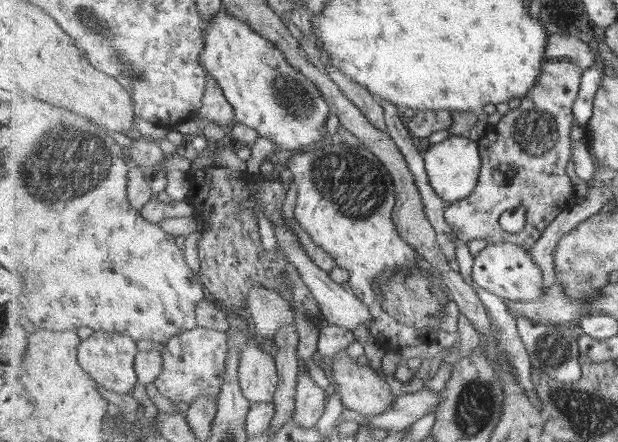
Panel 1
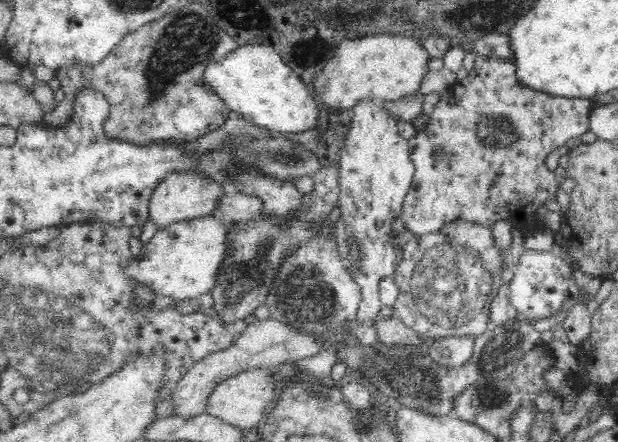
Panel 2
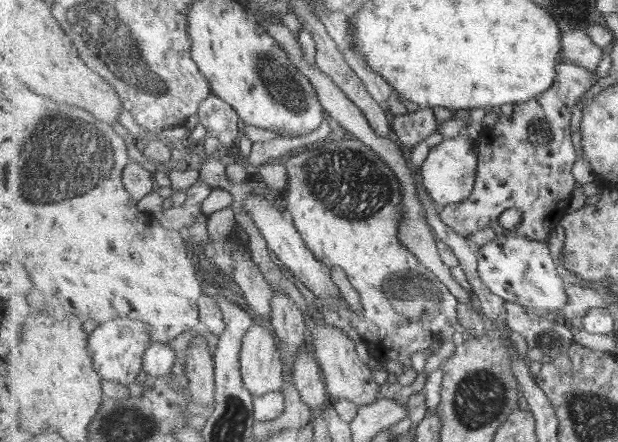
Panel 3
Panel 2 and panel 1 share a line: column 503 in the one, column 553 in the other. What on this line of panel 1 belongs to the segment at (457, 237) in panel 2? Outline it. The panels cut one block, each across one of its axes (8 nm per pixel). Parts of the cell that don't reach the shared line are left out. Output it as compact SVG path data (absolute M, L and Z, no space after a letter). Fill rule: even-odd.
M546 60L541 67L540 78L532 90L521 98L520 105L513 109L509 116L501 119L496 125L487 128L483 136L477 137L482 170L474 194L463 200L451 203L446 209L445 218L451 228L455 228L456 236L465 242L481 239L488 244L499 244L503 240L522 245L525 250L532 249L537 241L563 212L571 210L577 204L573 178L567 176L567 164L573 163L573 114L574 105L580 96L584 69L577 63L565 60ZM513 208L526 208L526 224L518 233L507 233L501 229L501 216Z

